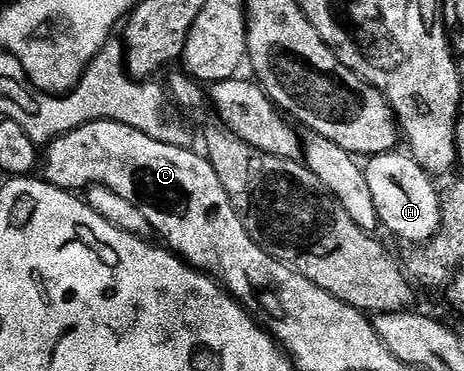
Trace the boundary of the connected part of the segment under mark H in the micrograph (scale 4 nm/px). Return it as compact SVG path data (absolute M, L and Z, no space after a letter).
M387 151L384 155L372 155L366 160L369 189L373 192L373 205L377 205L380 224L410 245L422 245L429 243L439 232L441 191L435 188L436 180L428 171L410 154L402 155L401 151Z

